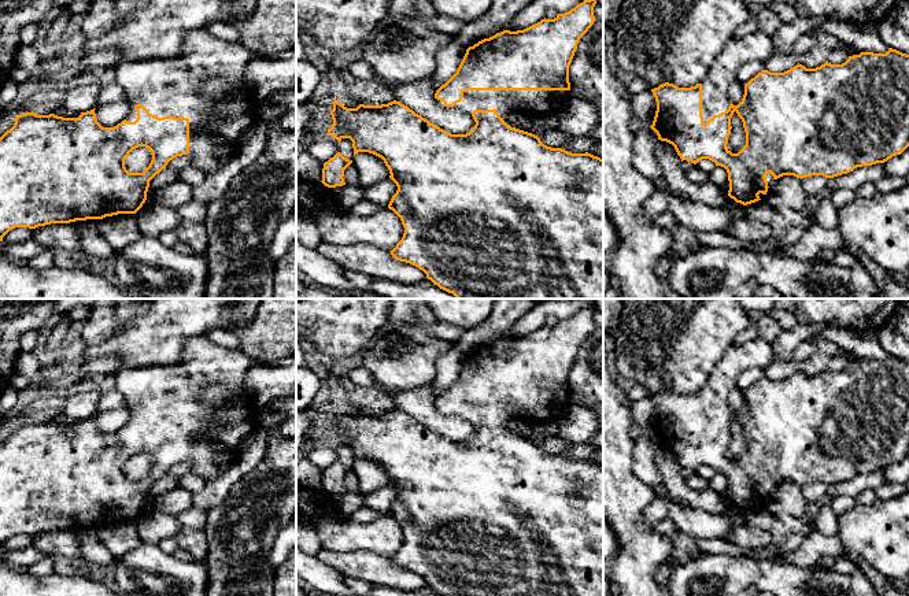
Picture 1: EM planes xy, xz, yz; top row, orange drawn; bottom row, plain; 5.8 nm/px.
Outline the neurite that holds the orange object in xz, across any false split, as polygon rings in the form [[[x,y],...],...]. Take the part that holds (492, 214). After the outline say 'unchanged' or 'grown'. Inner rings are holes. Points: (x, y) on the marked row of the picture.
[[[584,0],[570,11],[558,14],[554,19],[544,18],[524,30],[503,30],[466,49],[457,73],[435,93],[435,101],[440,108],[463,111],[473,116],[476,125],[466,134],[451,134],[396,100],[381,105],[359,104],[356,108],[344,107],[341,100],[332,101],[333,125],[328,129],[328,136],[335,137],[339,142],[343,138],[350,138],[354,156],[358,152],[369,152],[381,158],[389,170],[389,178],[398,186],[388,208],[400,218],[404,233],[396,247],[389,251],[391,255],[396,260],[418,267],[428,280],[457,299],[603,299],[603,159],[588,152],[572,153],[562,148],[547,147],[537,136],[511,127],[503,121],[507,114],[513,112],[547,115],[559,112],[565,107],[572,96],[569,66],[580,38],[596,21],[594,16],[595,4],[596,0]]] | grown

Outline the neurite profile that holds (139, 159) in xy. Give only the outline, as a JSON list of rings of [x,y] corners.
[[[145,147],[133,149],[125,160],[125,167],[129,173],[143,173],[151,163],[151,151]]]

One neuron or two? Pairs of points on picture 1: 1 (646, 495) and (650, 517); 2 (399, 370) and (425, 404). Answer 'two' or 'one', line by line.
1: two
2: two

